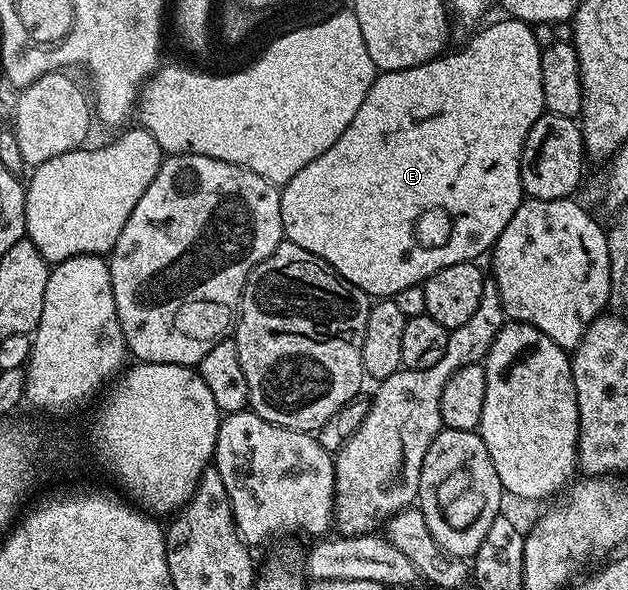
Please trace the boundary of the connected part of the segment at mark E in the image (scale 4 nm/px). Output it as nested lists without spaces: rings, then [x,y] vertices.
[[[500,19],[494,24],[486,23],[480,31],[473,34],[478,36],[471,37],[469,45],[459,49],[458,52],[449,50],[426,64],[378,74],[371,90],[367,90],[367,98],[363,98],[363,106],[355,110],[351,126],[343,130],[335,146],[319,154],[315,162],[307,162],[307,166],[303,166],[303,170],[299,170],[299,174],[295,174],[295,178],[288,180],[280,189],[281,231],[284,239],[290,240],[295,246],[303,246],[303,250],[311,250],[311,254],[323,258],[323,262],[333,267],[344,280],[359,286],[359,290],[363,290],[371,298],[392,298],[399,290],[407,290],[407,286],[424,285],[430,276],[434,276],[447,266],[480,261],[480,256],[484,252],[486,255],[492,249],[499,234],[503,234],[507,222],[511,222],[511,214],[515,214],[515,210],[519,210],[521,205],[523,146],[527,142],[531,126],[535,126],[535,122],[546,111],[541,69],[542,41],[537,41],[537,36],[533,33],[536,31],[525,21]]]

